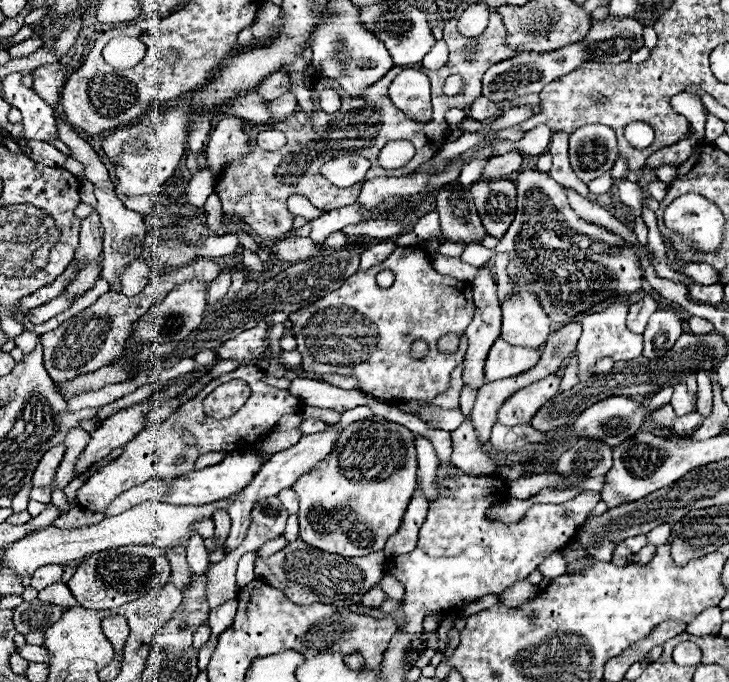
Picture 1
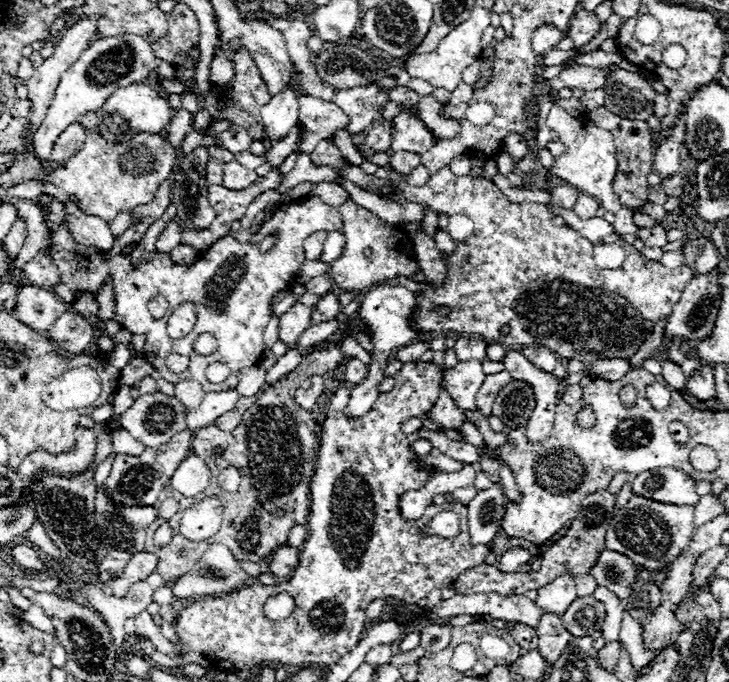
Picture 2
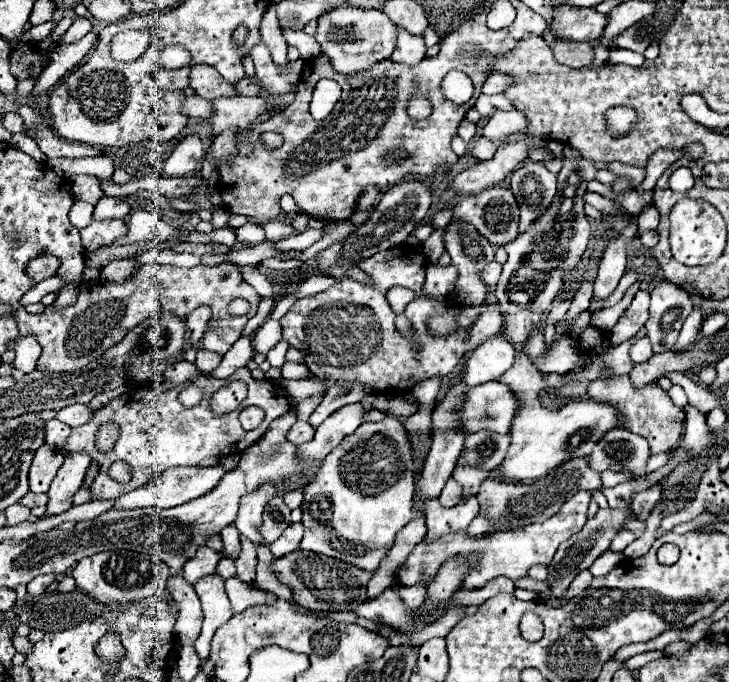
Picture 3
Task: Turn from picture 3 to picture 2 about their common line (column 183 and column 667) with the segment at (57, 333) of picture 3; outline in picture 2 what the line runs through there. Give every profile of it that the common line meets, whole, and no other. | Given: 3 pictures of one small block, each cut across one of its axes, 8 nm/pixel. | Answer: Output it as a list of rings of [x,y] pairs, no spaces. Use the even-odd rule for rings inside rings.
[[[442,168],[436,176],[430,176],[428,181],[423,186],[410,186],[406,184],[404,180],[400,182],[394,182],[392,186],[392,192],[394,190],[400,190],[404,192],[404,200],[408,202],[419,203],[422,208],[431,208],[436,212],[439,212],[439,208],[443,208],[444,214],[464,214],[464,216],[472,217],[474,222],[474,232],[472,236],[458,244],[458,250],[454,252],[454,256],[446,256],[446,262],[448,262],[448,268],[450,268],[450,276],[448,280],[444,282],[444,286],[440,288],[426,288],[422,294],[416,294],[416,300],[418,300],[418,308],[414,312],[414,328],[418,328],[420,332],[430,332],[430,330],[442,330],[442,332],[466,332],[466,334],[482,334],[482,338],[486,342],[500,342],[502,346],[532,346],[532,344],[538,344],[538,346],[546,346],[550,348],[552,352],[558,352],[562,358],[578,358],[582,360],[586,366],[590,366],[592,362],[596,360],[606,360],[606,358],[630,358],[632,354],[638,352],[638,348],[646,342],[646,338],[652,334],[652,328],[656,326],[656,320],[662,320],[666,318],[670,312],[672,312],[672,306],[680,300],[682,296],[682,290],[684,286],[694,278],[694,272],[692,268],[688,266],[680,266],[680,268],[666,268],[662,266],[660,262],[656,260],[646,260],[632,244],[626,244],[620,240],[618,234],[612,234],[608,236],[608,242],[616,242],[620,244],[624,250],[626,250],[626,260],[620,268],[616,270],[602,270],[602,268],[596,268],[594,264],[594,258],[592,258],[592,250],[594,250],[594,244],[586,238],[582,238],[578,232],[574,232],[572,228],[564,226],[564,228],[558,228],[552,224],[552,212],[546,204],[512,204],[506,200],[506,196],[486,178],[474,178],[474,176],[454,176],[450,172],[450,168]],[[430,179],[430,180],[429,180]],[[424,194],[432,194],[432,198],[426,198],[424,202]],[[440,194],[440,196],[438,196]],[[430,200],[430,202],[428,202]]]

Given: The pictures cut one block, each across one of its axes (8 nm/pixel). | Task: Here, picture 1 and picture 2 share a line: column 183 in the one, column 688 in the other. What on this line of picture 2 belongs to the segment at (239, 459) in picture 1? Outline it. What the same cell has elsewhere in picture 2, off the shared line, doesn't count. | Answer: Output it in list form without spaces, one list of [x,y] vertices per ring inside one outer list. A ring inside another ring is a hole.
[[[652,468],[632,478],[632,492],[656,502],[694,506],[700,496],[694,490],[694,480],[676,468]]]

